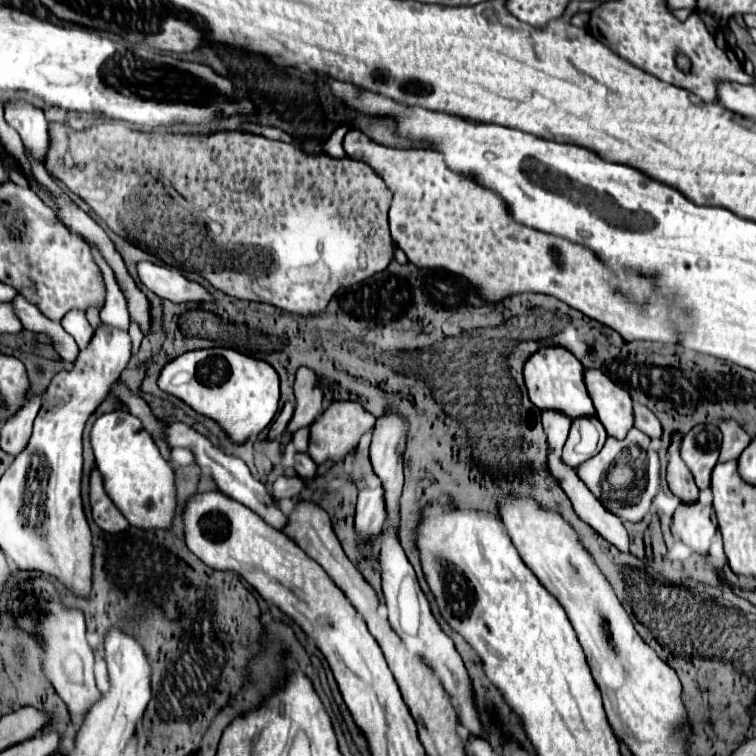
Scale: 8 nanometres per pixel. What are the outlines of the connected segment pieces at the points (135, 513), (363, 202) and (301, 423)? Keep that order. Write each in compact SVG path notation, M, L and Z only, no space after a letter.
M129 411L105 413L95 419L89 441L103 475L105 493L125 519L137 527L169 527L175 513L173 469L159 453L159 447L145 431L143 423Z
M49 123L51 145L49 159L45 161L47 171L63 181L71 193L79 195L107 225L111 231L121 235L125 241L141 247L143 251L159 257L165 265L171 265L179 271L193 271L207 279L215 289L247 301L265 301L283 311L297 315L313 315L321 313L337 289L359 283L379 271L383 271L393 259L393 241L387 225L387 211L391 203L391 191L381 183L381 177L361 161L353 159L333 159L329 155L309 157L301 155L301 151L285 141L273 141L257 133L235 131L235 133L217 133L209 139L193 139L193 137L173 137L173 135L143 135L127 127L127 123L103 123L89 131L77 133L67 125Z
M301 367L297 371L295 397L297 397L297 405L295 405L293 419L287 425L289 433L295 433L301 427L309 427L317 419L317 415L321 411L323 393L321 393L321 389L317 385L315 373L309 371L307 367Z

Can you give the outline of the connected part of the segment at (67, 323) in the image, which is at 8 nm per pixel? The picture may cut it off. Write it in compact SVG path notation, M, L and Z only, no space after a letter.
M71 309L63 319L61 319L63 329L77 341L79 347L85 347L93 335L93 327L89 325L85 311L79 309Z

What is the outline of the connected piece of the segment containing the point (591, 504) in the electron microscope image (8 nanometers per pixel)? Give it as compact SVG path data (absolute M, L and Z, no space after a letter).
M549 451L549 469L555 475L555 479L561 483L567 497L571 499L579 519L591 525L605 541L615 545L621 553L629 553L629 535L627 529L621 525L621 519L609 513L593 497L593 493L585 487L585 483L577 477L577 473L565 467L565 463L561 463L561 459L553 451Z

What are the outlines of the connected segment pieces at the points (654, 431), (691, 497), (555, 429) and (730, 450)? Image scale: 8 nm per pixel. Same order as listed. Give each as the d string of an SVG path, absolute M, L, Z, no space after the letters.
M635 405L635 427L643 433L647 433L651 439L661 439L663 437L663 429L659 419L653 415L653 411L649 411L649 407L645 405Z
M679 435L673 437L673 443L669 447L669 453L671 453L671 459L669 459L669 467L667 467L667 483L669 483L669 489L673 491L675 497L679 497L681 503L685 505L691 505L691 503L697 503L699 499L699 489L693 481L693 475L689 473L689 469L685 467L685 463L681 461L681 457L677 455L677 445L679 445Z
M543 411L543 429L547 435L549 449L553 449L557 455L561 455L561 449L567 441L571 427L571 419L565 419L565 415L557 415L557 411Z
M729 421L719 423L719 429L723 433L723 445L721 445L719 463L739 459L739 455L743 453L747 443L751 441L749 435L745 435L745 431L741 431L741 427L737 427L737 423L729 423Z

